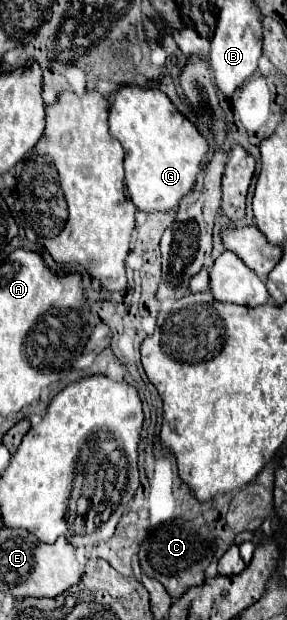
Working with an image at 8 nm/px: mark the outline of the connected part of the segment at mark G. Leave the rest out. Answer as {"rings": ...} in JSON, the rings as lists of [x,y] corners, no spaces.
{"rings":[[[135,85],[119,87],[117,93],[111,95],[109,105],[109,131],[125,149],[125,185],[133,205],[141,211],[169,211],[179,205],[179,201],[191,191],[197,173],[201,171],[201,163],[207,155],[207,141],[197,131],[197,127],[185,119],[169,97],[159,89],[143,89]]]}

